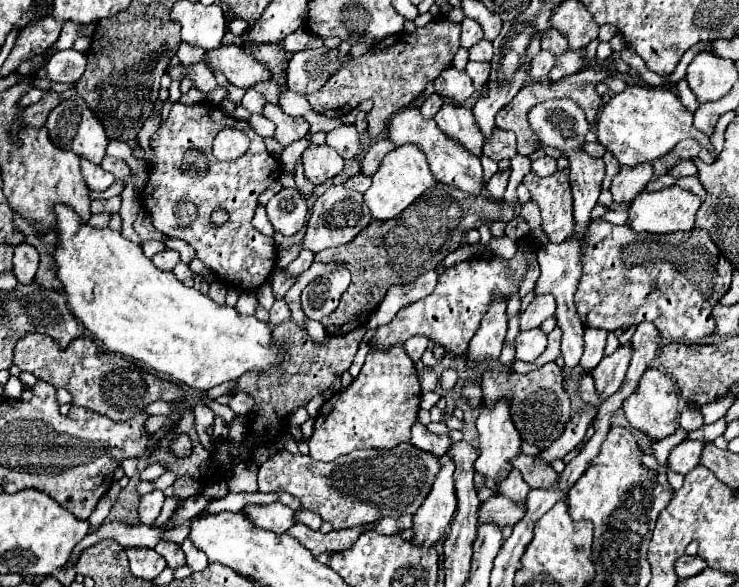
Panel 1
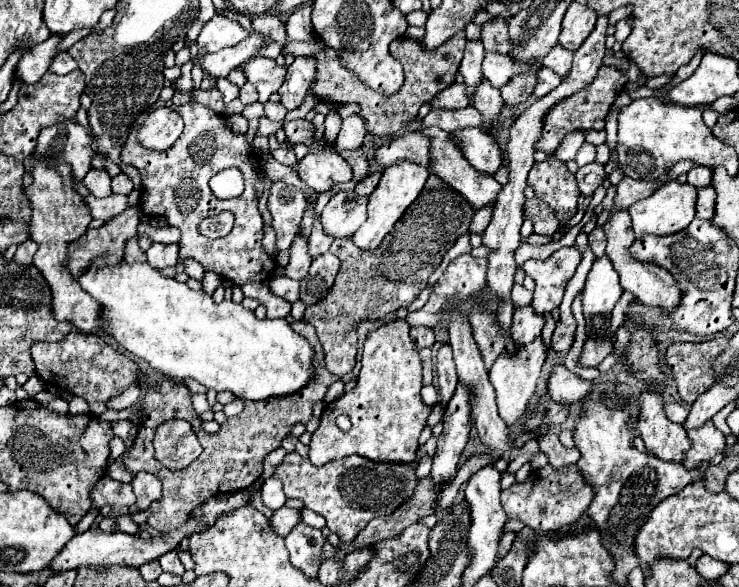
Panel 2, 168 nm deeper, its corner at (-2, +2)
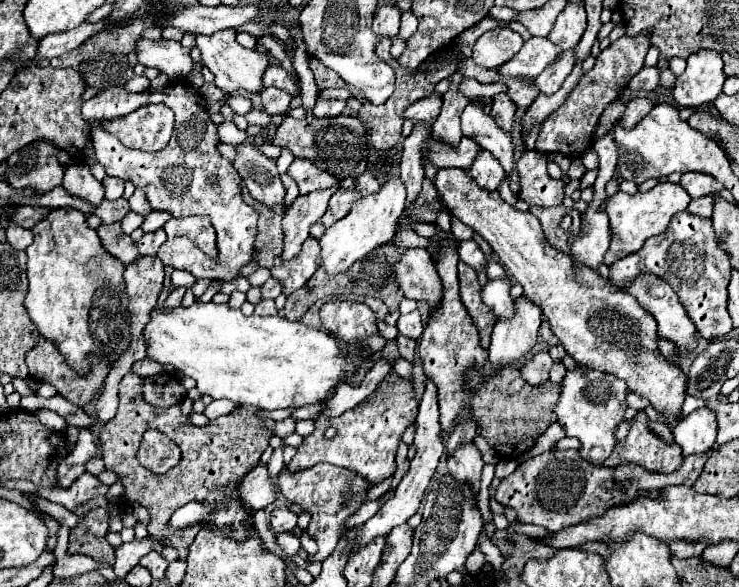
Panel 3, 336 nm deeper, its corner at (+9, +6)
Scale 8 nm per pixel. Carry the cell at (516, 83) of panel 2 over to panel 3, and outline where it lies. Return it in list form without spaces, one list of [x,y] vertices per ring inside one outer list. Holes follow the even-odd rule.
[[[501,92],[495,96],[493,104],[491,104],[491,114],[493,114],[493,120],[497,122],[497,126],[505,132],[511,132],[513,130],[513,122],[515,122],[515,104],[509,100],[507,92]]]

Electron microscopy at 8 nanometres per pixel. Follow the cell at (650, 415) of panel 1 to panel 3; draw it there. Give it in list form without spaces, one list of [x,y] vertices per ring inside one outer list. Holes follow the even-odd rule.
[[[639,412],[625,436],[623,444],[617,444],[613,454],[605,460],[605,466],[617,468],[621,464],[637,464],[647,472],[669,474],[681,468],[683,456],[677,444],[665,444],[647,428],[647,416]]]

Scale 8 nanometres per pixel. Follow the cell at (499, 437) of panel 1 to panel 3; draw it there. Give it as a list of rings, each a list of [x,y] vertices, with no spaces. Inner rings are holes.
[[[521,296],[515,300],[515,314],[511,318],[499,318],[491,336],[491,346],[489,346],[489,360],[495,364],[495,368],[503,366],[521,366],[521,360],[531,352],[537,340],[537,330],[541,326],[541,310],[537,304],[533,304],[529,298]]]

